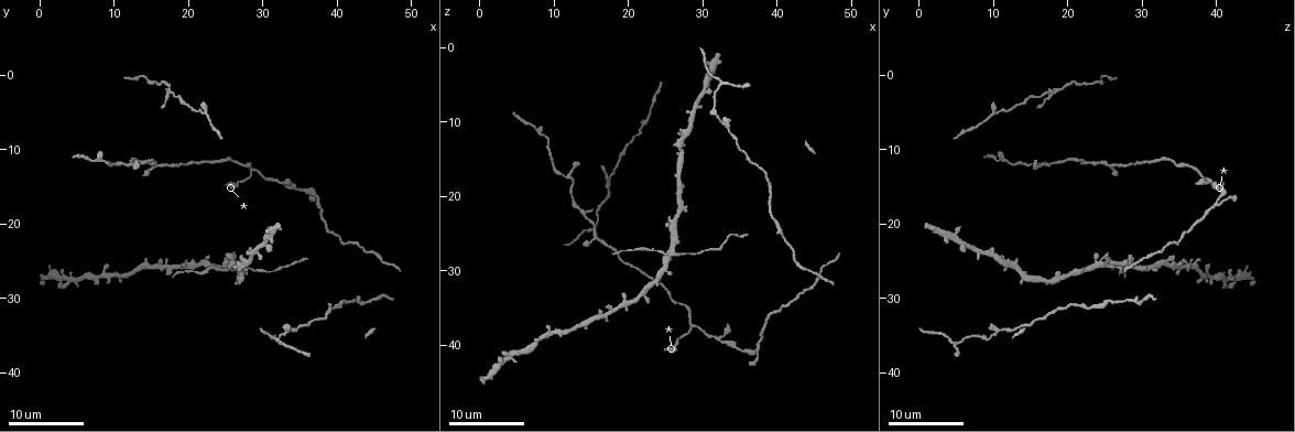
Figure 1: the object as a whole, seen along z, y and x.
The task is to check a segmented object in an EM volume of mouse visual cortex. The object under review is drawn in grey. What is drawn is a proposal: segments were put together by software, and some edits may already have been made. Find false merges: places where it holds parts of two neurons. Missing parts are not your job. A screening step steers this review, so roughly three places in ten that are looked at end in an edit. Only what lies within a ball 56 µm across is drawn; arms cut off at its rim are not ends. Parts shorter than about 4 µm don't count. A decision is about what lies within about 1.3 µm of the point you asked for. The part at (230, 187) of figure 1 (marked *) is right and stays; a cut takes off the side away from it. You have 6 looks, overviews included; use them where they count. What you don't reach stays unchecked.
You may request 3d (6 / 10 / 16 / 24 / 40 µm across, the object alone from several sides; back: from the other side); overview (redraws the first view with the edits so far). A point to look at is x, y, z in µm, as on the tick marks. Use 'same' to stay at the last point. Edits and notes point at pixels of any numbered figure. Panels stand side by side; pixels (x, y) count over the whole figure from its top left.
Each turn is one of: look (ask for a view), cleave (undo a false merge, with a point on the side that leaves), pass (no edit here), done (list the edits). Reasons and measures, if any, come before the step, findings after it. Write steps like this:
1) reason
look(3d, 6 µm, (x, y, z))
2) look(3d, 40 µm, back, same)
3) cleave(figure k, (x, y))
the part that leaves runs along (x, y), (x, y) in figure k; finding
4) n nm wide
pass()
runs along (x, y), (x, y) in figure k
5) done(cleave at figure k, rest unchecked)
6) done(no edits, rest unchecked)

branch point
look(3d, 10 µm, (28.5, 12.5, 37.5))

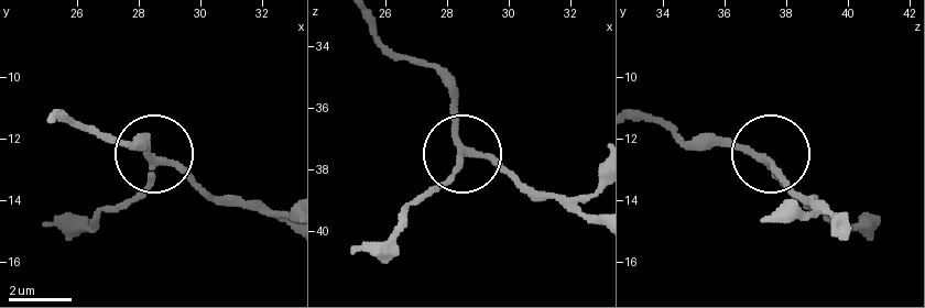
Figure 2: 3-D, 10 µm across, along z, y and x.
pass()
runs along (71, 235), (139, 190), (155, 158), (139, 143) in figure 2; all the same neuron

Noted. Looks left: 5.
branch point
look(3d, 16 µm, (26.0, 25.5, 27.0))

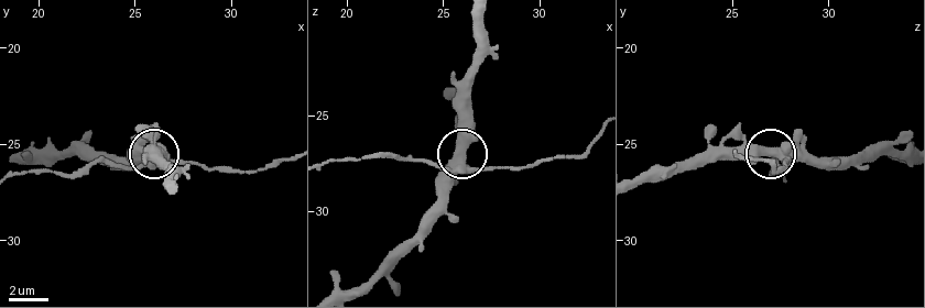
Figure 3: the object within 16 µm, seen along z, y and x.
look(3d, 6 µm, (25.8, 25.4, 27.2))

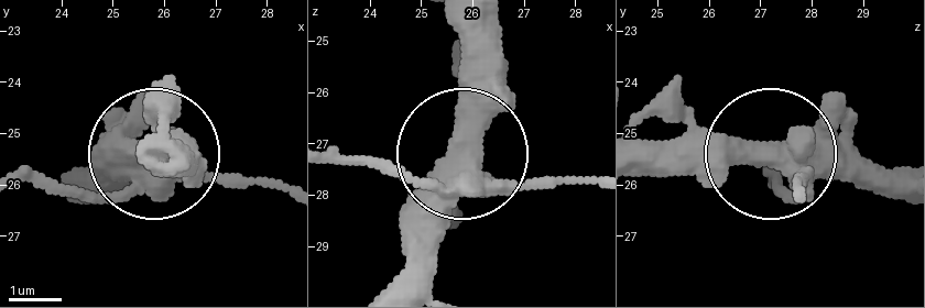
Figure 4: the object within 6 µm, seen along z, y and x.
430 nm wide
cleave(figure 4, (239, 174))
the part that leaves runs along (167, 184), (282, 184) in figure 4; two neurons meet here

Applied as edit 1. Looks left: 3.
look(overview)

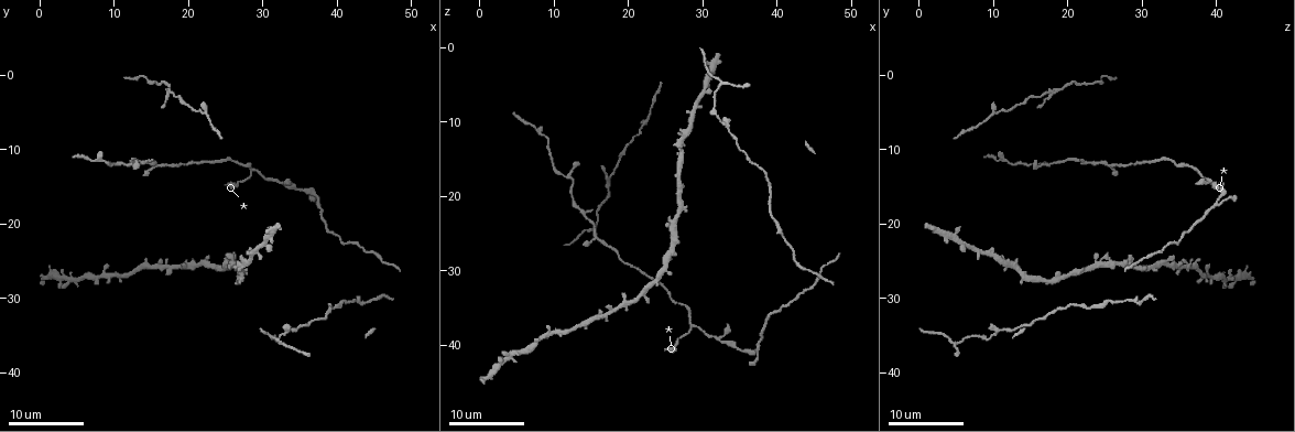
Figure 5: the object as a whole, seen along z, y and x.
thin arm on a thick one
look(3d, 6 µm, (33.5, 34.5, 10.5))

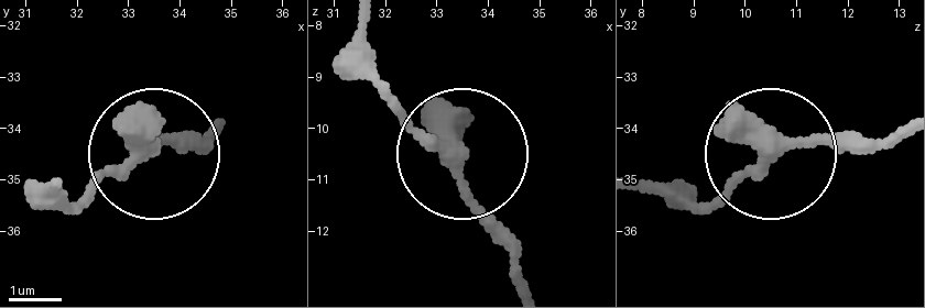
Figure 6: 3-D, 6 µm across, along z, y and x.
3 arms
pass()
one neuron here

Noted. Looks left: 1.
done(cleave at figure 4, rest unchecked)

